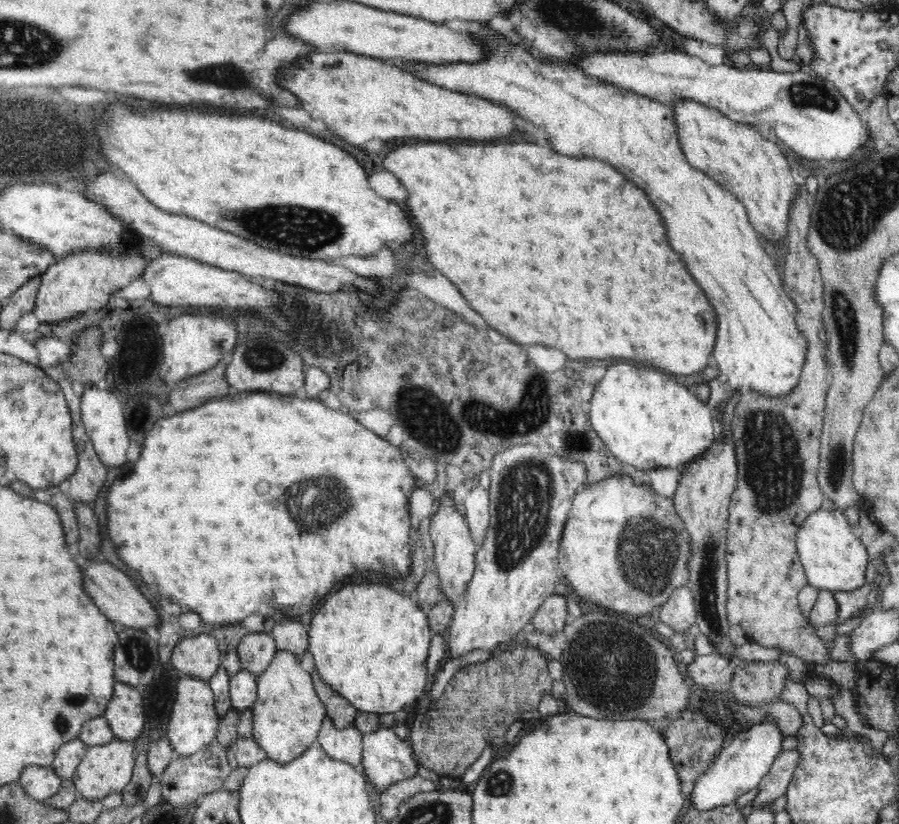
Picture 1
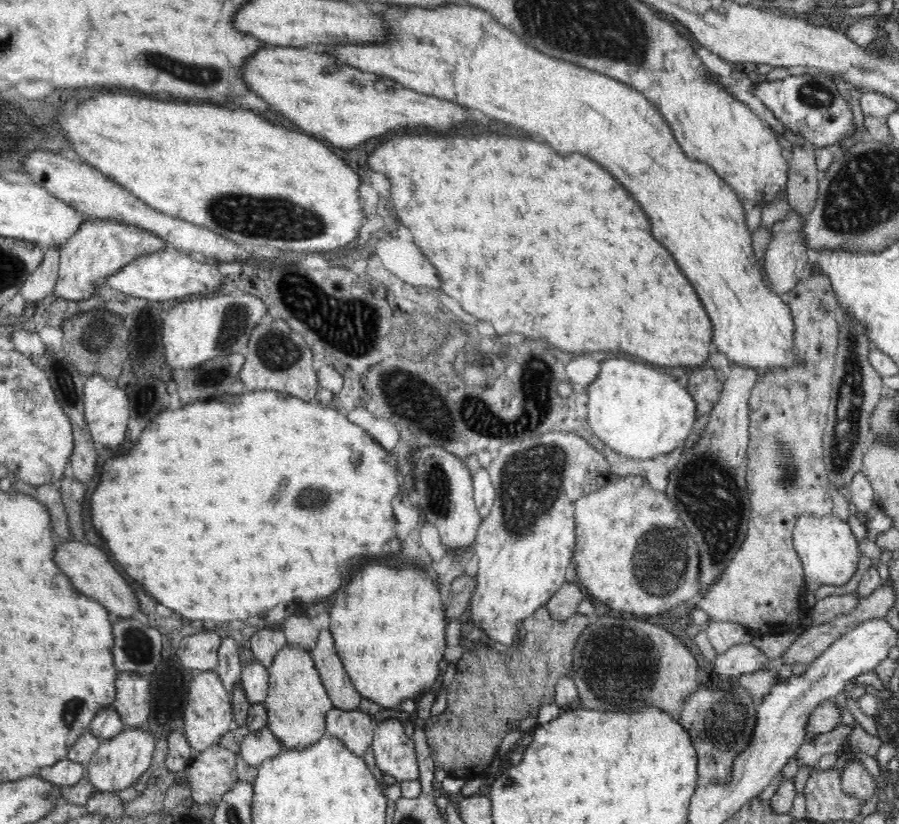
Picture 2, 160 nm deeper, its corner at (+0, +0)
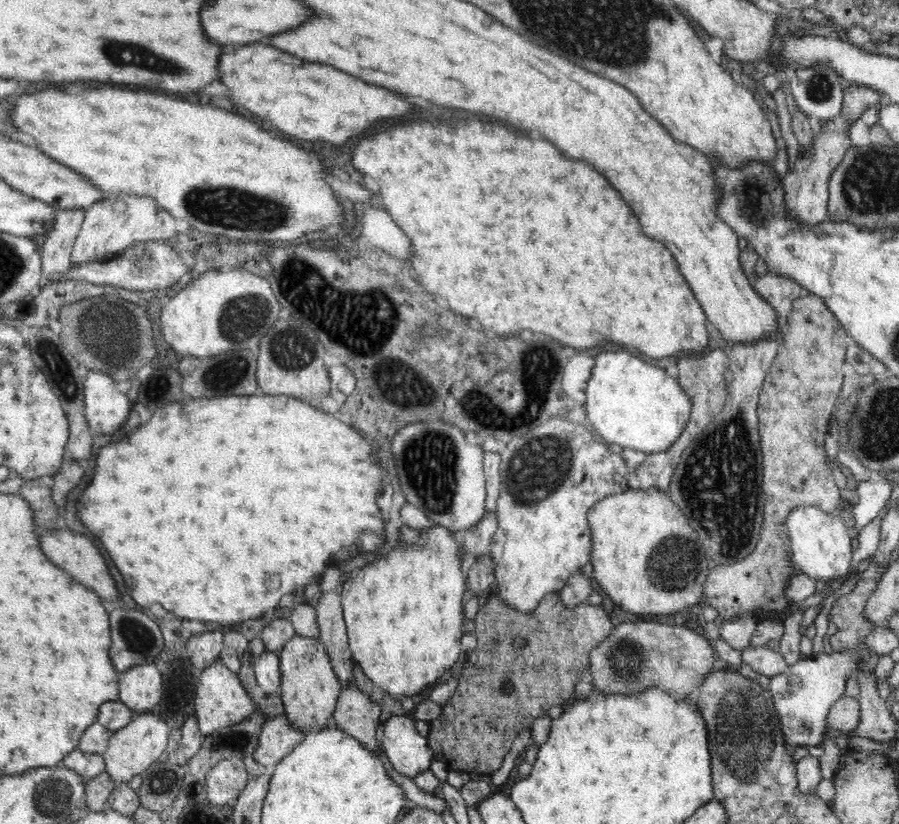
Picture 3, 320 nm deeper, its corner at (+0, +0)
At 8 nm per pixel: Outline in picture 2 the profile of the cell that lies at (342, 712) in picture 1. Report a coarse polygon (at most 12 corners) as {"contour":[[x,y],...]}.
{"contour":[[329,628],[310,655],[333,707],[359,709],[363,697],[344,670]]}

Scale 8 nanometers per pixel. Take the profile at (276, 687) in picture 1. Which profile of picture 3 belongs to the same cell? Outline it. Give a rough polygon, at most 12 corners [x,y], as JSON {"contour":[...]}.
{"contour":[[294,636],[278,652],[290,725],[332,725],[340,689],[326,647]]}

